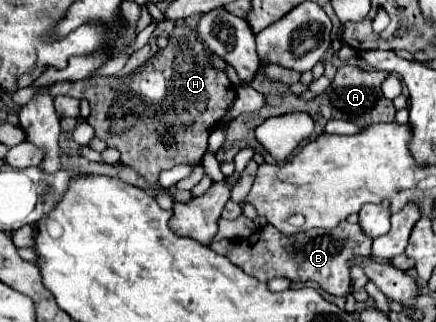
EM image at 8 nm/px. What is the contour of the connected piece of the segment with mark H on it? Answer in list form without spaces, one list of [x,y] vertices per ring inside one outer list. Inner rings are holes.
[[[176,24],[168,36],[168,46],[158,50],[158,54],[136,68],[126,80],[116,76],[96,76],[80,82],[60,82],[50,86],[48,91],[52,97],[68,95],[88,100],[92,114],[86,122],[94,128],[96,136],[106,140],[108,146],[118,148],[122,162],[150,182],[158,180],[160,170],[170,170],[178,164],[196,164],[196,160],[202,162],[210,130],[236,98],[236,88],[228,74],[210,66],[206,44],[196,30],[186,24]],[[154,72],[160,72],[166,84],[160,98],[150,98],[148,92],[142,92],[144,86],[140,86]]]

